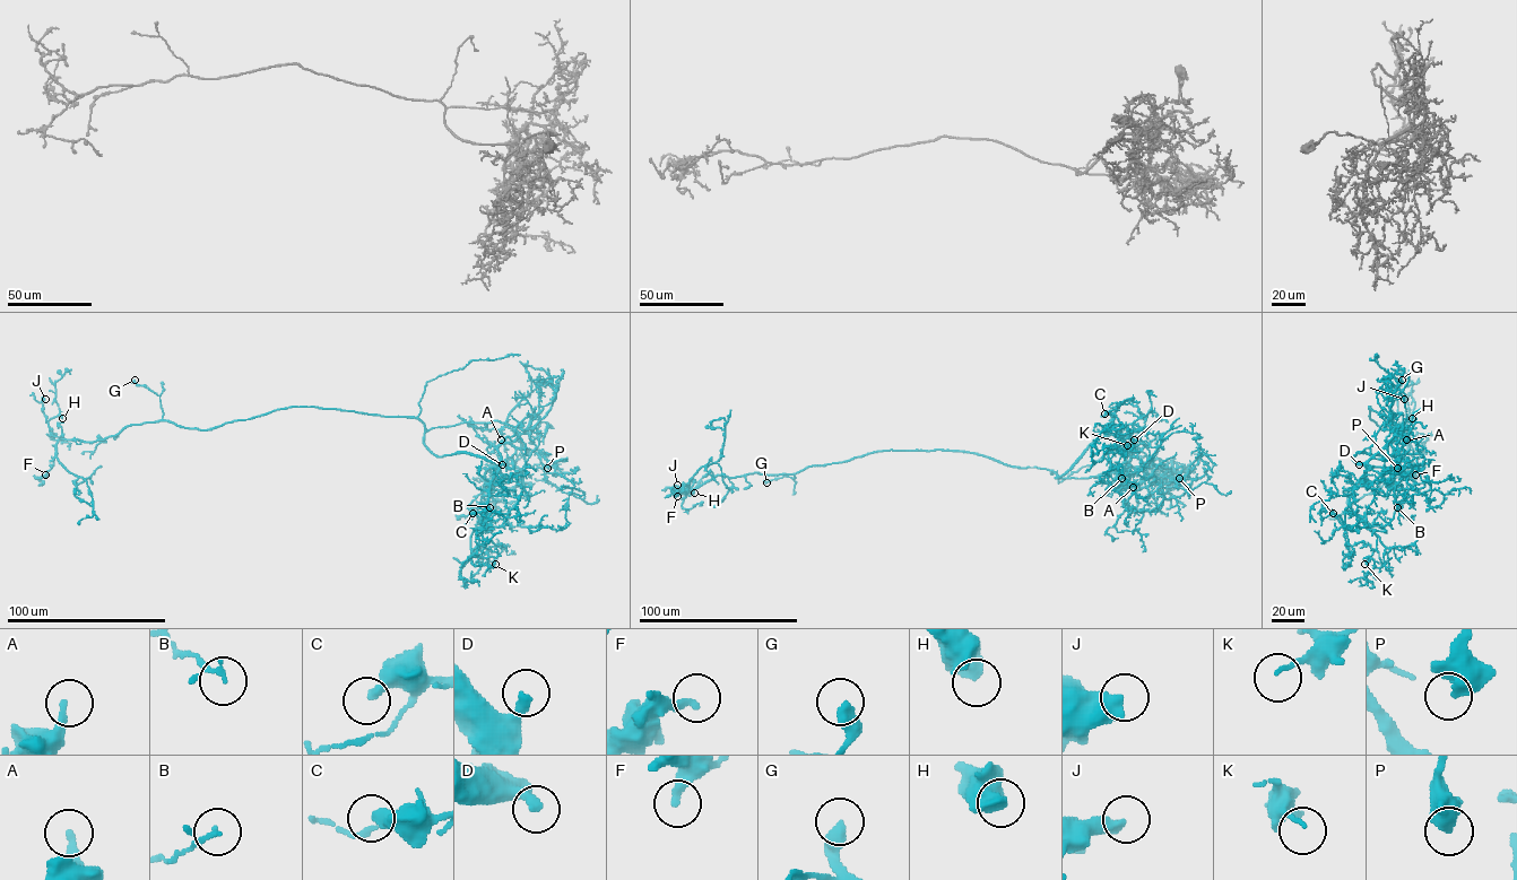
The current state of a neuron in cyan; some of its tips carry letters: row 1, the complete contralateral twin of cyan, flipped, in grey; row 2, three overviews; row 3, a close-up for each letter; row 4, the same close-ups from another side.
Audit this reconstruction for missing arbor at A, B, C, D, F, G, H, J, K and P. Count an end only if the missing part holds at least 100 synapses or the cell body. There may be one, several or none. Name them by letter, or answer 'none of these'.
D

